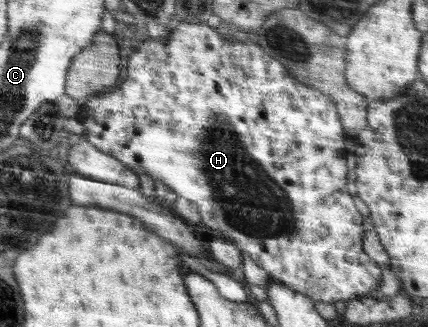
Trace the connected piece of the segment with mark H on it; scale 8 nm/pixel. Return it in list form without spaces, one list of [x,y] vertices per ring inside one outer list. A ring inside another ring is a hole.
[[[206,19],[193,22],[180,21],[180,24],[173,33],[169,33],[167,36],[157,38],[148,36],[139,38],[139,45],[128,60],[127,78],[125,78],[123,84],[119,87],[113,87],[110,90],[99,91],[99,93],[95,93],[95,95],[89,95],[85,105],[82,105],[81,113],[78,115],[78,118],[85,127],[84,130],[87,130],[82,136],[83,138],[89,141],[95,148],[101,150],[101,152],[110,154],[113,158],[122,162],[129,170],[133,170],[135,174],[145,174],[145,176],[149,176],[154,182],[161,182],[161,184],[169,186],[178,197],[181,196],[194,202],[198,206],[198,211],[202,220],[201,223],[205,224],[205,226],[209,226],[209,228],[213,228],[217,234],[227,236],[228,240],[233,241],[242,251],[247,252],[249,258],[251,258],[255,264],[259,265],[263,270],[266,270],[271,279],[283,283],[284,286],[291,288],[291,290],[296,291],[297,293],[305,294],[305,296],[311,298],[313,301],[328,302],[328,304],[333,304],[336,301],[353,301],[359,299],[361,296],[381,297],[378,283],[382,276],[381,271],[383,268],[363,250],[362,242],[366,232],[362,227],[363,216],[357,211],[357,208],[353,203],[353,188],[349,185],[346,177],[348,172],[346,156],[352,149],[352,143],[345,136],[345,130],[343,130],[343,125],[341,125],[341,121],[339,120],[339,113],[337,112],[335,101],[333,101],[329,95],[323,94],[320,90],[306,84],[301,84],[301,82],[297,82],[291,74],[287,74],[287,70],[281,66],[281,62],[269,58],[269,54],[265,54],[265,52],[261,50],[259,44],[255,44],[255,42],[239,42],[239,40],[233,38],[233,36],[222,35],[218,29],[209,26]]]

